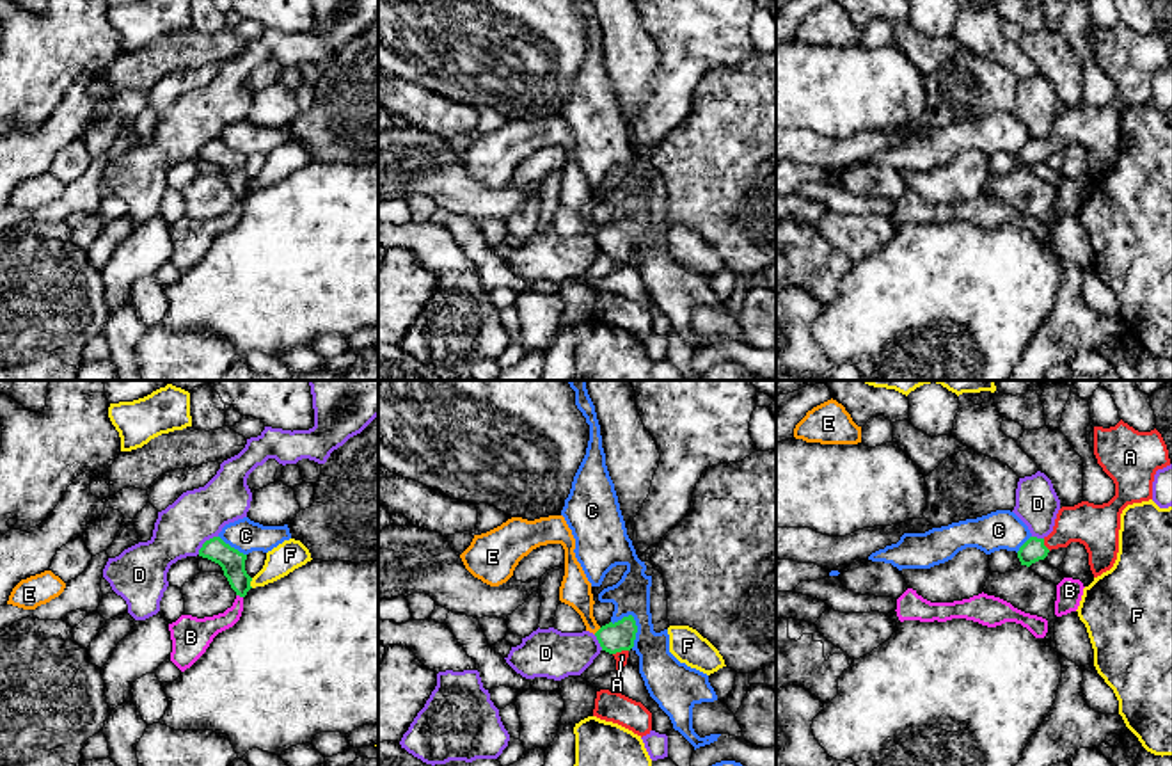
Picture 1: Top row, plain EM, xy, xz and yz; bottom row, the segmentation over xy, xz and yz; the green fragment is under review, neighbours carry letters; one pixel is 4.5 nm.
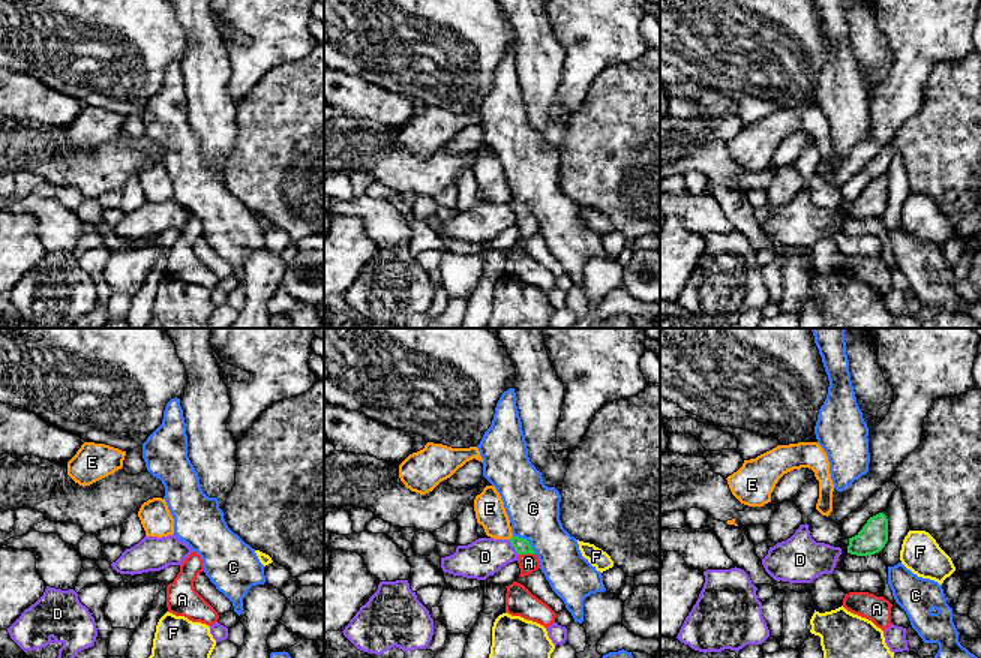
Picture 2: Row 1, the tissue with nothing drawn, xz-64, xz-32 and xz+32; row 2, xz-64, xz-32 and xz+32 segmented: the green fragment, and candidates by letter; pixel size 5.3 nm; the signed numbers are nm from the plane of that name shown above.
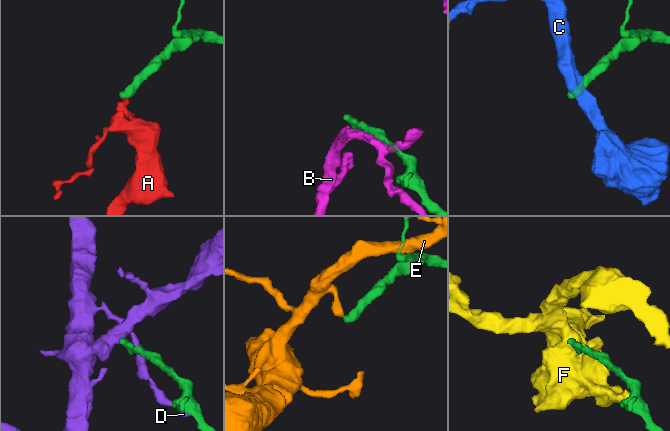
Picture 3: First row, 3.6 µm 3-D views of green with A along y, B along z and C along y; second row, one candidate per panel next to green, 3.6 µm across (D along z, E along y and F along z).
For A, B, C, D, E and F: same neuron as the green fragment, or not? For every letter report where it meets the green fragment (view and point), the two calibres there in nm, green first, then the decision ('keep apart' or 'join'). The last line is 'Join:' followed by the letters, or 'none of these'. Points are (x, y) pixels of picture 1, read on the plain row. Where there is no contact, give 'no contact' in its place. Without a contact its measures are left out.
A: contact xz (620, 253); calibres 130 and 50 nm; join
B: contact xy (240, 198); calibres 110 and 140 nm; keep apart
C: contact xz (634, 224); calibres 130 and 180 nm; keep apart
D: contact xy (205, 144); calibres 110 and 240 nm; keep apart
E: contact xz (599, 231); calibres 130 and 140 nm; keep apart
F: contact xy (249, 185); calibres 110 and 140 nm; keep apart
Join: A

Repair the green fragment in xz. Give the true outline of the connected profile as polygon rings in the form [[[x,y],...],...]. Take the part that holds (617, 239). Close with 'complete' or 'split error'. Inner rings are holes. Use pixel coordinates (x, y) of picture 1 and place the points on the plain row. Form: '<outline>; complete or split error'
[[[632,217],[623,219],[618,224],[602,227],[595,238],[602,252],[609,254],[616,261],[616,272],[627,267],[629,252],[634,249],[637,227]]]; split error

